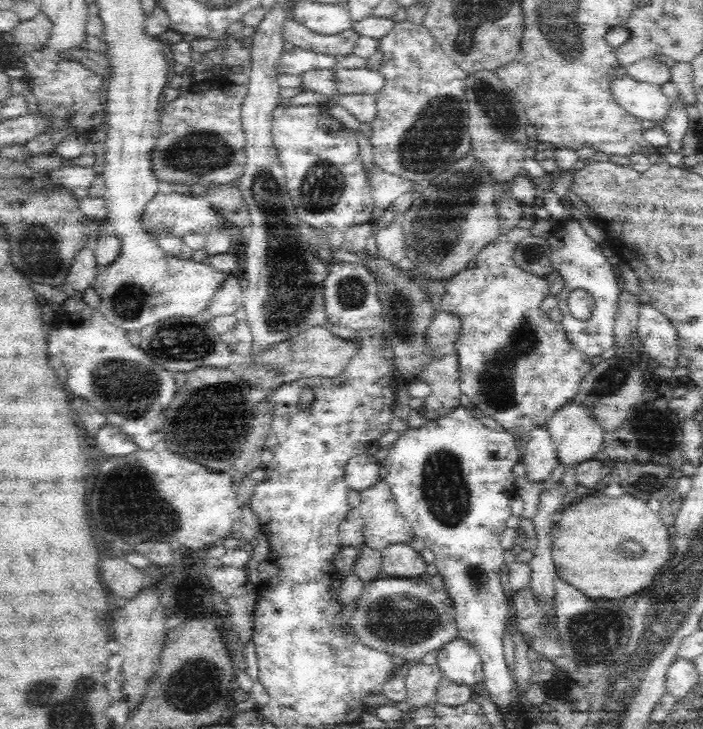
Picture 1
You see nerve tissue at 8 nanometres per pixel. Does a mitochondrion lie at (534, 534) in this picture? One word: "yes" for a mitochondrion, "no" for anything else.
no

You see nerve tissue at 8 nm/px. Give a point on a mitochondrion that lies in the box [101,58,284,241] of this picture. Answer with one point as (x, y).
(196, 153)

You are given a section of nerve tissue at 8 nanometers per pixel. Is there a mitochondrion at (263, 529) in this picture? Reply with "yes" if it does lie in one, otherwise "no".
no

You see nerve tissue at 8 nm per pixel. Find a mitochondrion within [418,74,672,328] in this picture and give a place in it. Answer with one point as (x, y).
(498, 110)

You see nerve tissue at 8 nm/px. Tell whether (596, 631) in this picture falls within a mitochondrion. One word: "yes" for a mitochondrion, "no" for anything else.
yes

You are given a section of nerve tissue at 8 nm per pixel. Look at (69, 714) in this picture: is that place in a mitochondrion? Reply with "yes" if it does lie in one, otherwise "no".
yes

